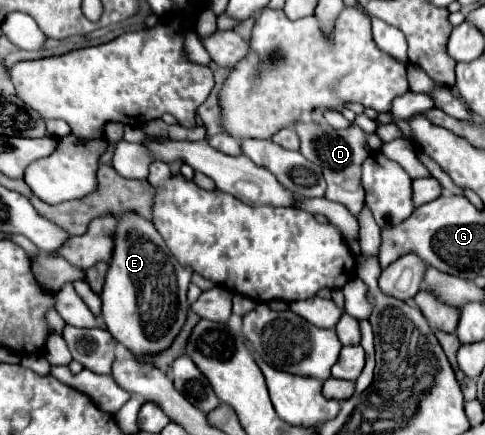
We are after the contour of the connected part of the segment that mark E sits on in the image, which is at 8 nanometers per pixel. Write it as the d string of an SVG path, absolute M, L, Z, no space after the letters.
M126 214L126 218L120 216L116 250L100 294L102 316L108 332L132 354L152 356L168 350L186 322L190 308L186 290L190 278L192 270L176 262L164 238L148 220L136 214Z

